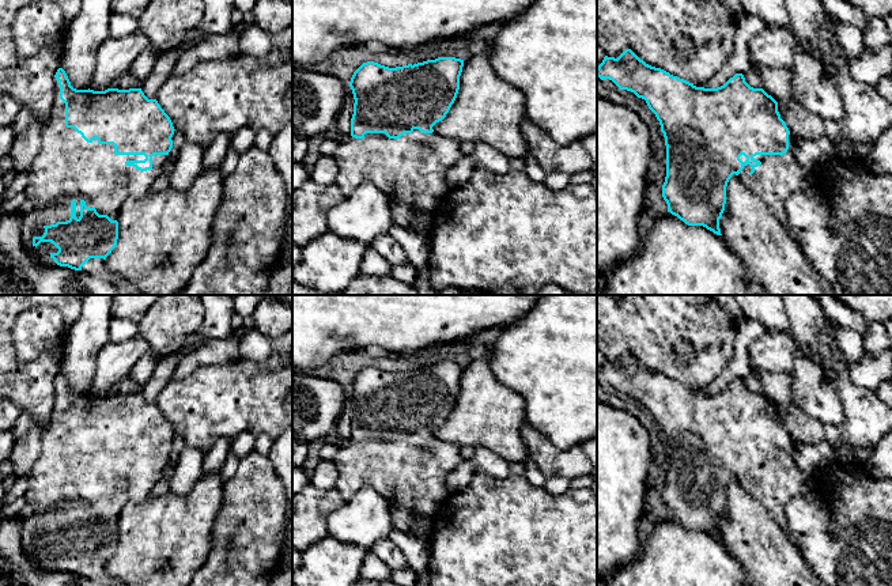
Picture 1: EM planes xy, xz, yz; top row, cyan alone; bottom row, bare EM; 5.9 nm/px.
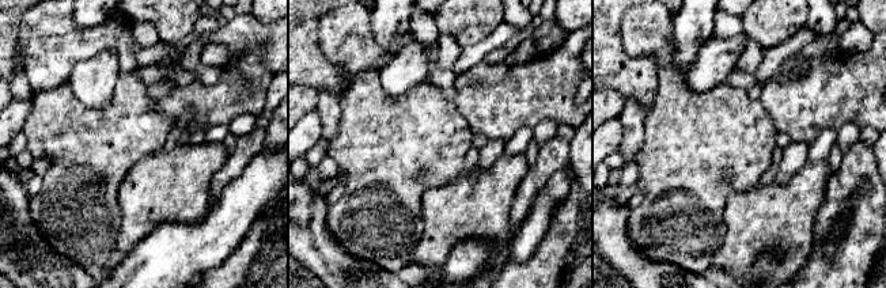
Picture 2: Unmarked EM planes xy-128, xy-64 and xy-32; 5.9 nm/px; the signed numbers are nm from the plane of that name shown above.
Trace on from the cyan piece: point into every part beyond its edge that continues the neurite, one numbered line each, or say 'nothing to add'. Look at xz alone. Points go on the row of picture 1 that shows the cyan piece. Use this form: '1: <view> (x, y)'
1: xz (411, 170)

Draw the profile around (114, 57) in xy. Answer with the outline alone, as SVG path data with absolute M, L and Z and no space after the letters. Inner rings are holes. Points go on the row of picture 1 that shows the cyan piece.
M140 27L128 37L107 38L98 49L95 68L90 80L90 90L105 91L118 77L128 73L132 64L151 42Z

